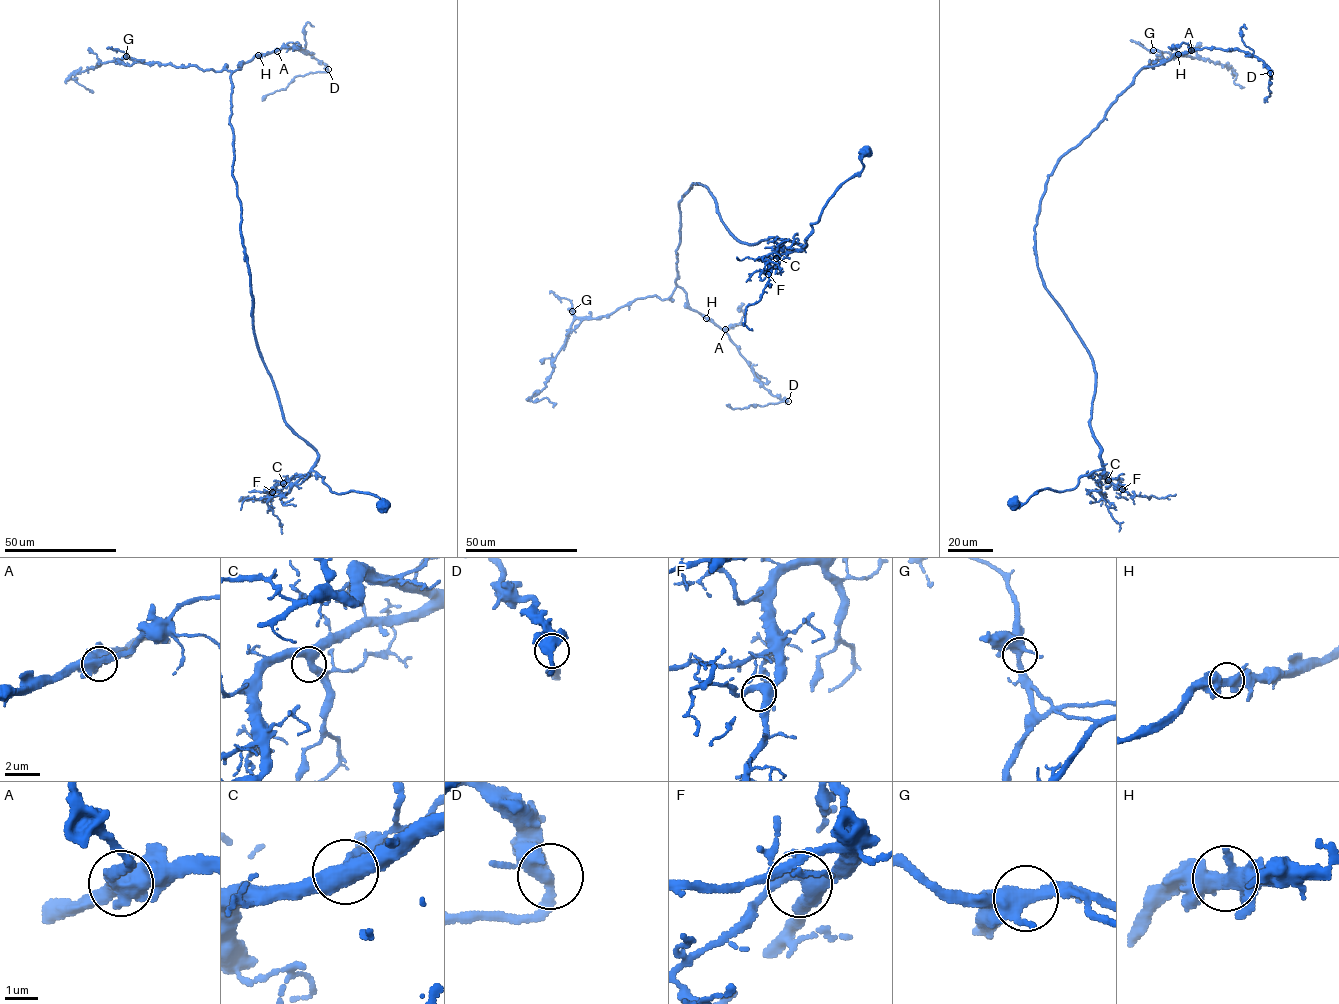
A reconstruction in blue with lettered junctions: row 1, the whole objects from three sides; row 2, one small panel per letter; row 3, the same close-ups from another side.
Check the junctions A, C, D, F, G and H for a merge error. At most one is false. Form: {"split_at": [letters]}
{"split_at": ["G"]}

